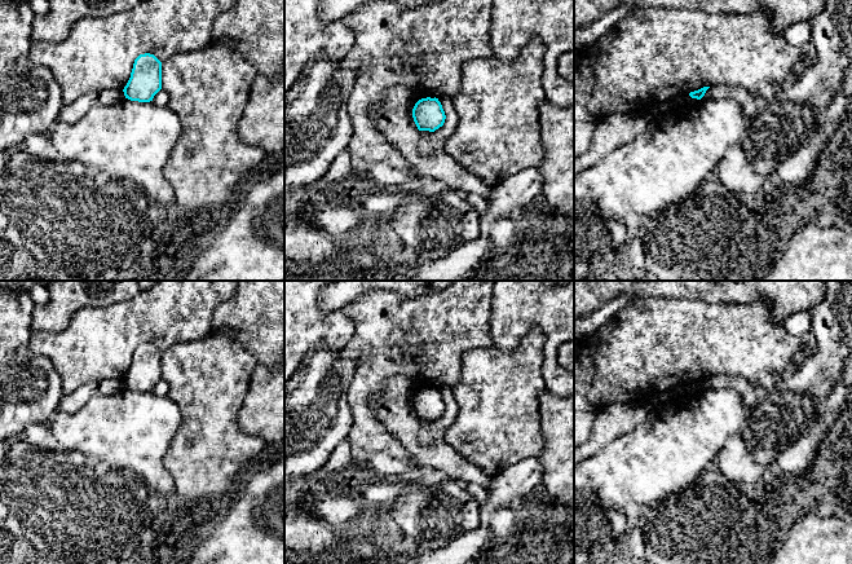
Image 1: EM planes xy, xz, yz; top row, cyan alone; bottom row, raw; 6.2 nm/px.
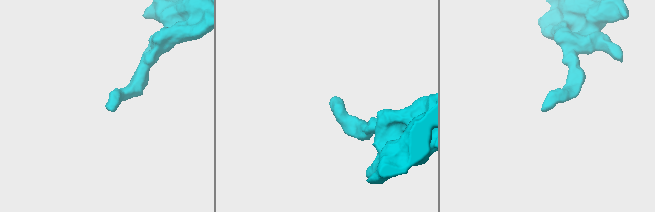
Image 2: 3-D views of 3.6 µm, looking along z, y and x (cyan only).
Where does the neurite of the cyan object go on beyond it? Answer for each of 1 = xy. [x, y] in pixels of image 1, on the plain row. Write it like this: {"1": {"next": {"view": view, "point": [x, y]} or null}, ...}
{"1": {"next": null}}

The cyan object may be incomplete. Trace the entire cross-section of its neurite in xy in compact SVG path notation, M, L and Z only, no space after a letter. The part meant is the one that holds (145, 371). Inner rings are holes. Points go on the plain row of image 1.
M140 344L134 349L131 367L123 379L125 388L150 392L160 379L162 352L154 344Z

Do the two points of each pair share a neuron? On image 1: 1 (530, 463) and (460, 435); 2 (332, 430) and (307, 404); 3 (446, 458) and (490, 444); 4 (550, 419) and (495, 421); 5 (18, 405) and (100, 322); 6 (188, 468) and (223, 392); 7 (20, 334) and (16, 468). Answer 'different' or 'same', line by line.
1: different
2: same
3: different
4: different
5: different
6: same
7: same

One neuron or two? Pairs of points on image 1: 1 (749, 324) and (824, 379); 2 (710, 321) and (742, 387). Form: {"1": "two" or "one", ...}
{"1": "two", "2": "two"}

